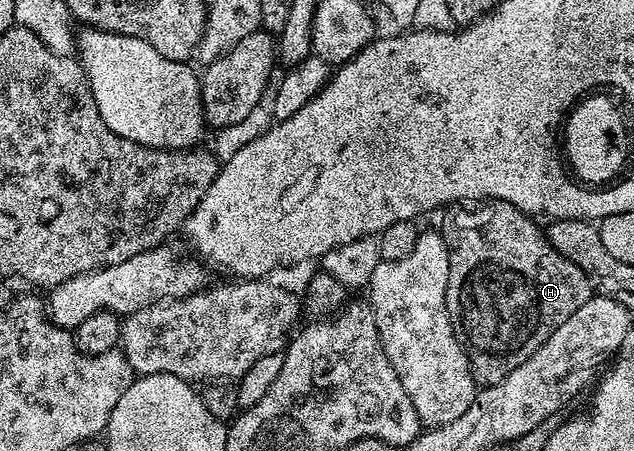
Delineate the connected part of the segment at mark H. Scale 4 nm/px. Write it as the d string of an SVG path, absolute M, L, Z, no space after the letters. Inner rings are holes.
M483 200L470 208L455 204L444 214L447 215L441 233L449 252L447 311L467 351L471 375L480 387L492 386L505 380L513 368L525 364L562 322L593 297L593 287L573 260L565 260L549 244L544 227L539 227L532 215L521 212L513 204L498 200Z

